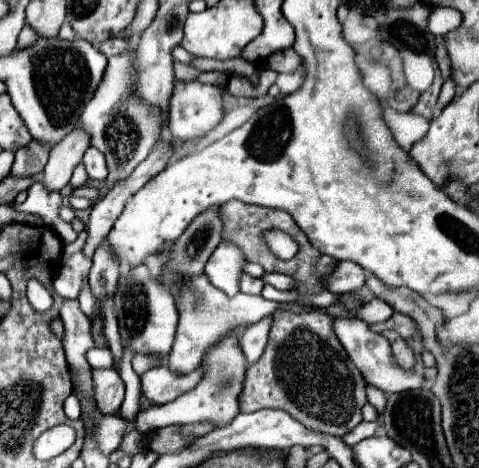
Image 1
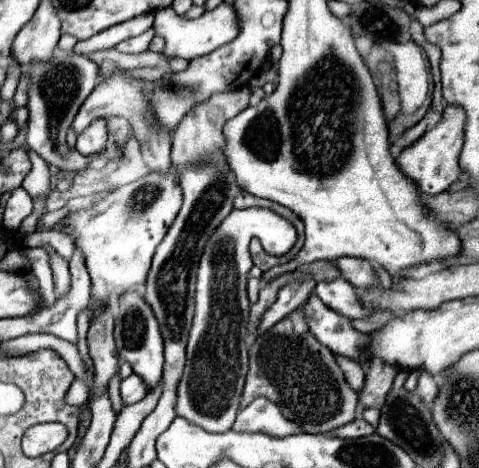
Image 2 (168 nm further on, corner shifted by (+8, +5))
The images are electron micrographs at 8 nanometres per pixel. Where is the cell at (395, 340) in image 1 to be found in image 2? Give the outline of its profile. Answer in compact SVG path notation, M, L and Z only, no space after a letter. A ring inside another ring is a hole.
M378 358L372 360L372 364L366 370L364 388L358 392L360 398L360 410L366 408L382 408L386 404L386 396L392 388L392 380L396 376L396 368L382 364Z

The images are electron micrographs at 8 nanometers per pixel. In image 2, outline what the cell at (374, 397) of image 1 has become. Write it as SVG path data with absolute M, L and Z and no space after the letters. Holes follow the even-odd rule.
M334 354L334 356L336 356L336 362L340 364L340 368L344 372L344 378L348 380L350 388L360 390L364 384L364 368L354 360L346 360L346 356L338 356L338 354Z

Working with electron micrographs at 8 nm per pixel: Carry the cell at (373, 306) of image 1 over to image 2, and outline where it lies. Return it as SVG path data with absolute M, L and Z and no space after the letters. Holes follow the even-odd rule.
M336 278L332 282L320 282L316 284L316 296L334 312L342 312L346 318L362 318L368 316L370 310L366 310L358 296L356 288L352 288L344 278Z

